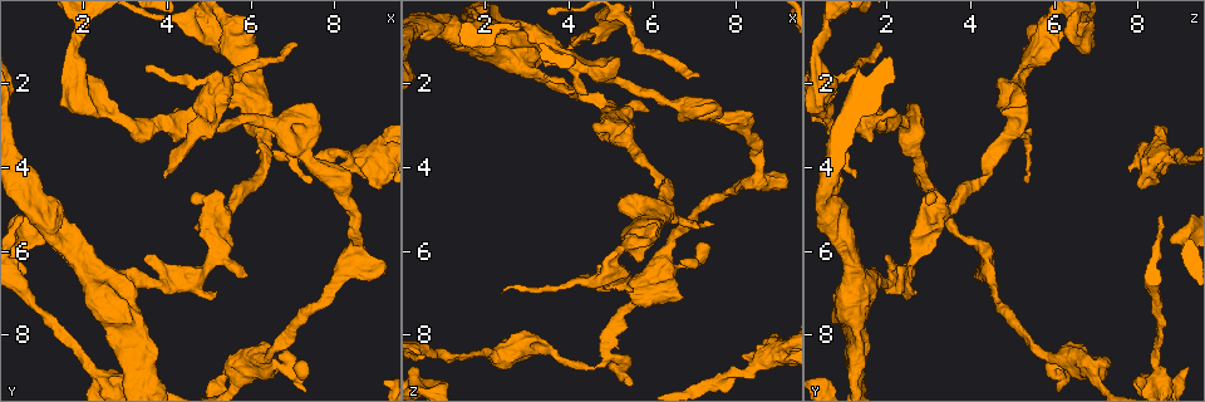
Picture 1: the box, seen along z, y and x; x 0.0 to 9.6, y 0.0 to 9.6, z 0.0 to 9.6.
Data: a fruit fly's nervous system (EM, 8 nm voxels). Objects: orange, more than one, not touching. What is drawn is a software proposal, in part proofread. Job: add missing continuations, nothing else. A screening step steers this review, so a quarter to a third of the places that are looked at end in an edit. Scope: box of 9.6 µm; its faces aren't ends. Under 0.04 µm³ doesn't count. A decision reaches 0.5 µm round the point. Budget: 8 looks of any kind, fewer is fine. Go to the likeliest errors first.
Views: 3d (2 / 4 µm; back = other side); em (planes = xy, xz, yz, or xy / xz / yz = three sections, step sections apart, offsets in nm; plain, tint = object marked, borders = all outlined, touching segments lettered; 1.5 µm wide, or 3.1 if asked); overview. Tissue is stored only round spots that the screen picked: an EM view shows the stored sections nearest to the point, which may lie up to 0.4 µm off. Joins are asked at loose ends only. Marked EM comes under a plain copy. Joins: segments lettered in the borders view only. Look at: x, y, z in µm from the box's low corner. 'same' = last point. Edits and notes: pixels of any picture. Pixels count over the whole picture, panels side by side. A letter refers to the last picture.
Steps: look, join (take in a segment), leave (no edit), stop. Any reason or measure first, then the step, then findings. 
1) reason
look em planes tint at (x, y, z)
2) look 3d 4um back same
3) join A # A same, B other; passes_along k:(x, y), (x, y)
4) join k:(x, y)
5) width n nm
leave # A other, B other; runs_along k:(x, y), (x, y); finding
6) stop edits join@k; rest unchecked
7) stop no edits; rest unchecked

long arm stops here
look 3d 2um at (7.10, 1.05, 1.85)

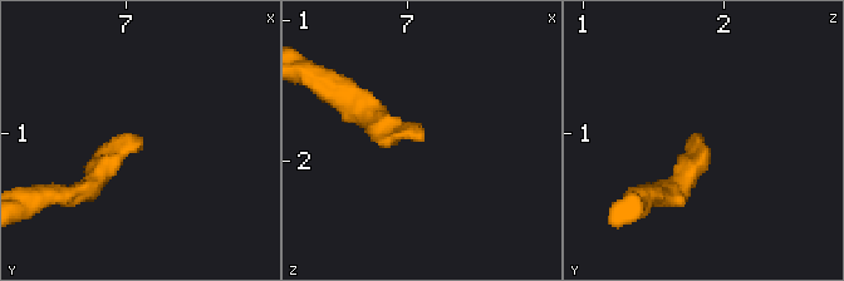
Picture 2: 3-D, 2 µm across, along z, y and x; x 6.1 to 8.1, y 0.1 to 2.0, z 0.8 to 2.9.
look em planes borders at (7.12, 1.02, 1.86)

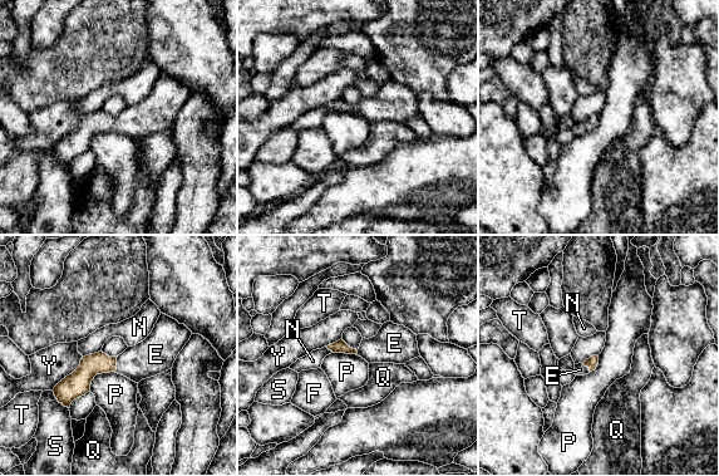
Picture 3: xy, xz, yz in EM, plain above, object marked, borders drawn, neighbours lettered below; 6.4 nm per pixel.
longest_contact Y 300 nm
join E # E same, F other, N other, P other, Q other, S other, T other, Y other; passes_along 3:(80, 379), (116, 364), (153, 356); it goes on there

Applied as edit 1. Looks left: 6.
look overview

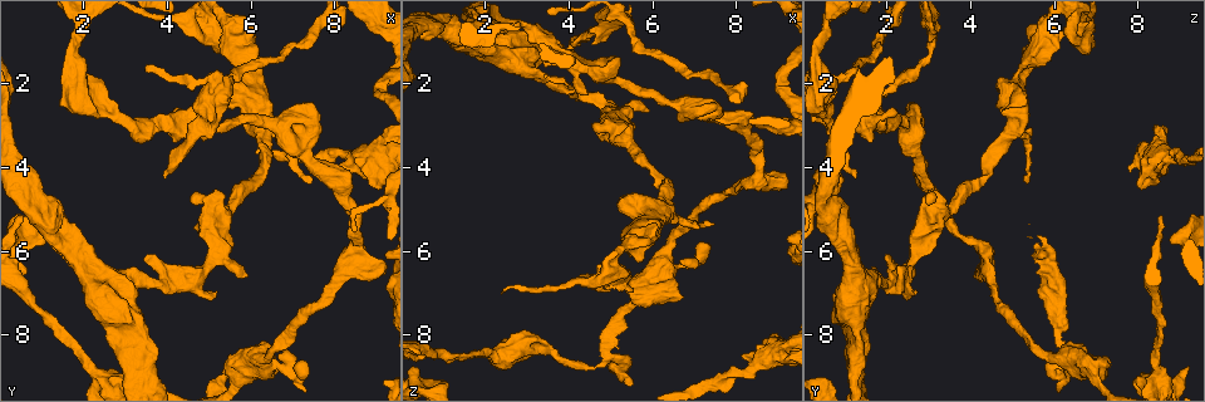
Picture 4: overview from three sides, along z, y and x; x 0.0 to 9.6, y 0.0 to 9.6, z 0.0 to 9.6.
branch stops here
look 3d 4um at (4.50, 2.75, 2.30)

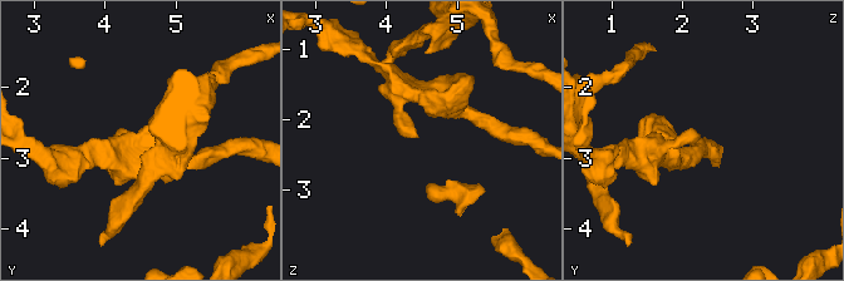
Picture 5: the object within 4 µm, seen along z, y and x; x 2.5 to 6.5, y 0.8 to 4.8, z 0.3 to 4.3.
look em planes borders at (4.45, 2.70, 2.25)

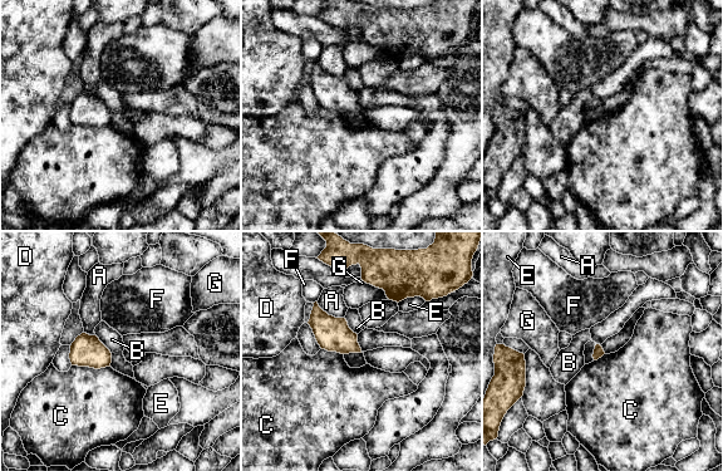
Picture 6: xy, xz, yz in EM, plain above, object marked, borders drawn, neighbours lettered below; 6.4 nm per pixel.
leave # A other, B other, C other, D other, E other, F other, G other; border 6:(72, 364), (92, 368), (109, 367); none of them fits

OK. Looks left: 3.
stop edits join@3; rest unchecked

